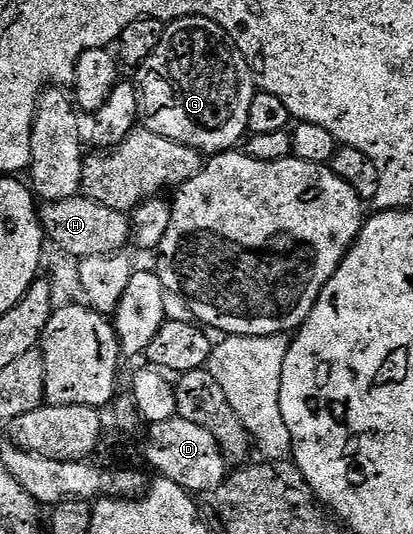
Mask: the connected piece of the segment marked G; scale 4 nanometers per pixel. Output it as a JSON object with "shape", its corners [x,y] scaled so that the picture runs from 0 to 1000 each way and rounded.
{"shape":[[[458,30],[455,34],[424,34],[414,41],[402,43],[390,67],[390,82],[380,82],[370,105],[361,105],[334,124],[332,139],[337,139],[337,146],[332,144],[332,167],[341,185],[337,217],[344,242],[370,247],[392,258],[407,258],[414,266],[436,266],[450,273],[465,273],[484,285],[559,285],[576,275],[569,272],[579,264],[579,272],[591,264],[593,253],[600,249],[603,195],[613,195],[613,180],[622,174],[622,148],[608,137],[608,124],[593,112],[588,99],[569,88],[569,81],[562,79],[559,69],[545,60],[545,52],[535,52],[516,37],[489,34],[487,30]]]}

